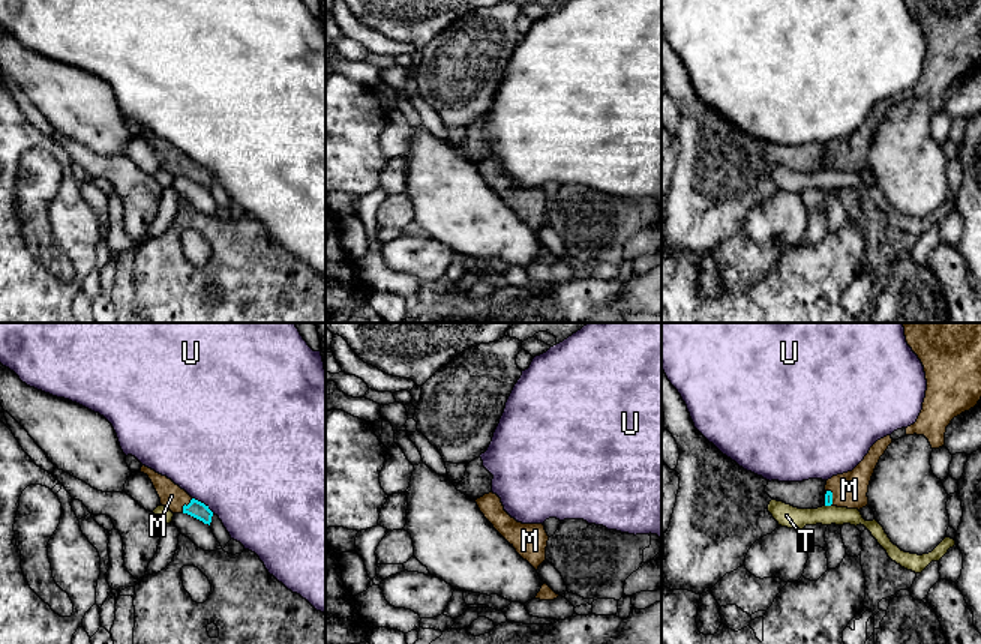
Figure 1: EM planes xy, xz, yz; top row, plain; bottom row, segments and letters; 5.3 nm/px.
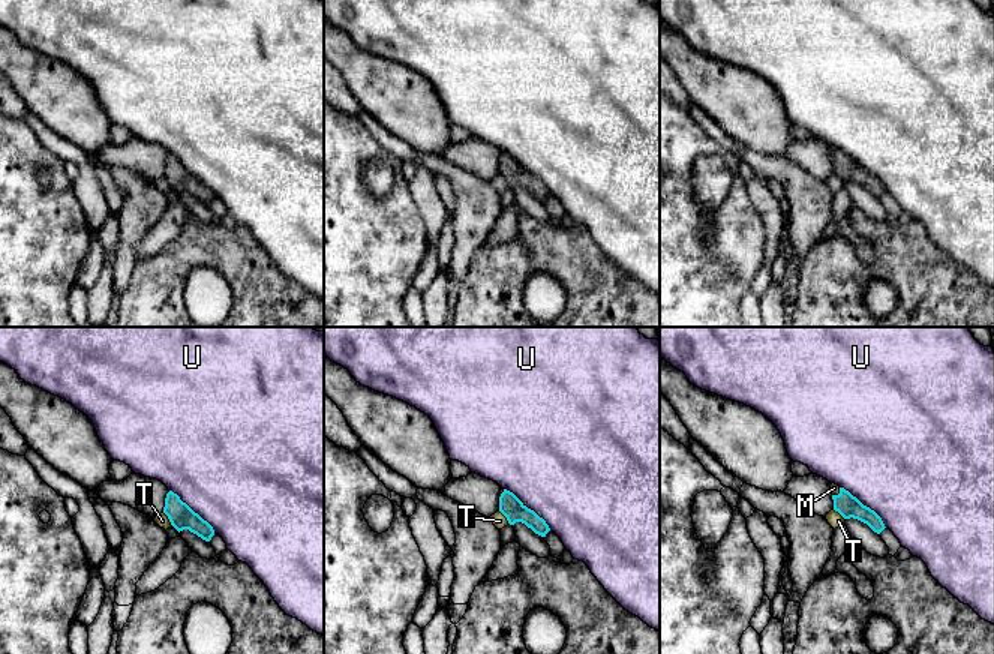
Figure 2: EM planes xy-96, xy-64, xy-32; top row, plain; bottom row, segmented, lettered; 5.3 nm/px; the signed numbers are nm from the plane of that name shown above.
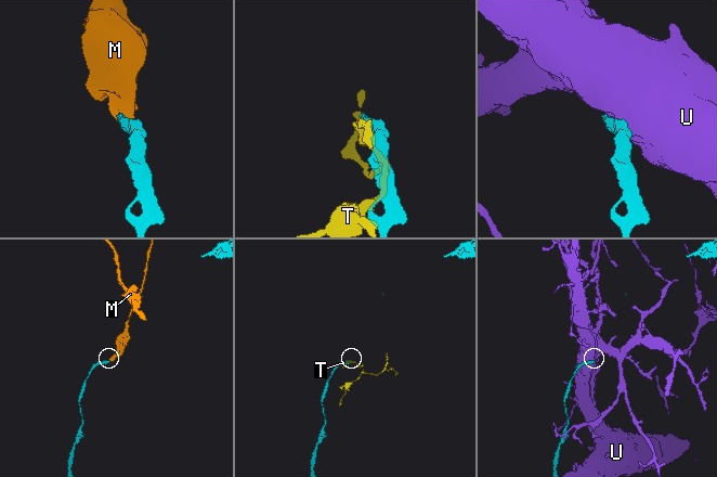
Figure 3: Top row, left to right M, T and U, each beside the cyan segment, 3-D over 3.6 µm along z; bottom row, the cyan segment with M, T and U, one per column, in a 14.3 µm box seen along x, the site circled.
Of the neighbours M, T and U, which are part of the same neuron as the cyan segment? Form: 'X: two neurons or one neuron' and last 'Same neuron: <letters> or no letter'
M: one neuron
T: two neurons
U: two neurons
Same neuron: M

